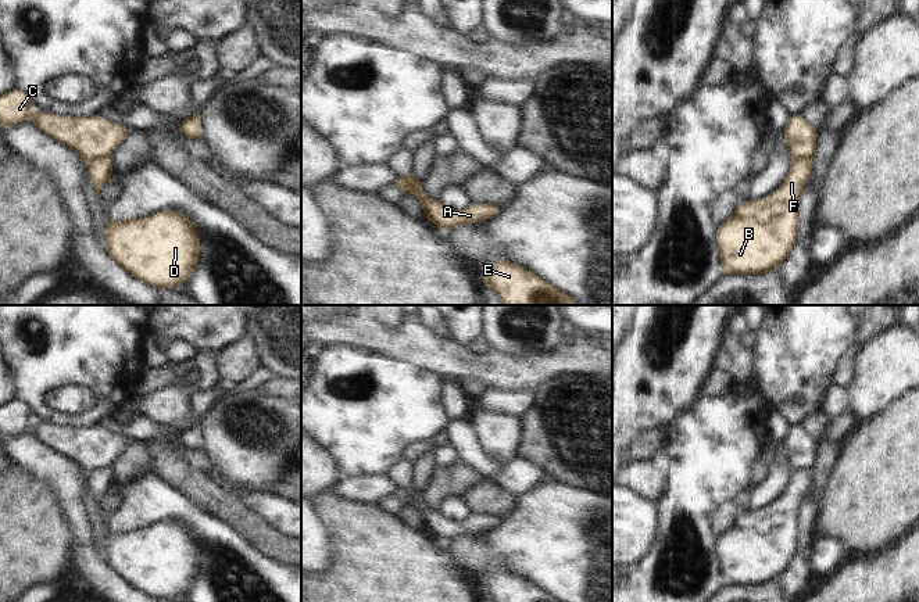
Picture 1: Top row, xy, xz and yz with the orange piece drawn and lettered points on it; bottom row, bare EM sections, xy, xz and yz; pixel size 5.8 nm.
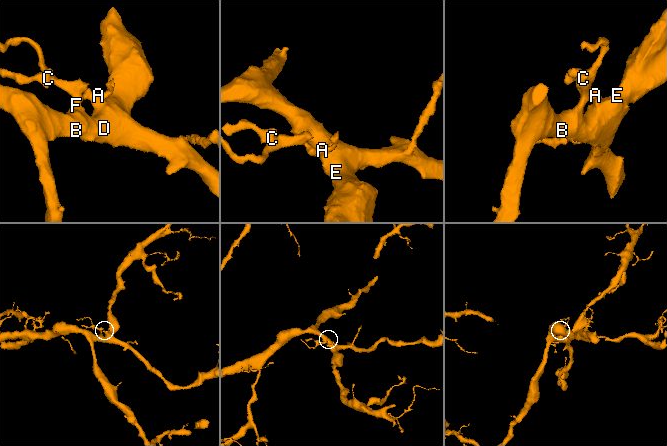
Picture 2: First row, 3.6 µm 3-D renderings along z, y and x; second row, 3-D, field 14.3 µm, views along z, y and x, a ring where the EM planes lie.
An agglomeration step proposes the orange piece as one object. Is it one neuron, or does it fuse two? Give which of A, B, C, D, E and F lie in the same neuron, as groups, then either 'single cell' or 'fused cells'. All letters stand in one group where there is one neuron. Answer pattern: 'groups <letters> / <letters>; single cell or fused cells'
groups A B D E F / C; fused cells

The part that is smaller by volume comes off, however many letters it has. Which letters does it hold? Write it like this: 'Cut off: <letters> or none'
Cut off: C

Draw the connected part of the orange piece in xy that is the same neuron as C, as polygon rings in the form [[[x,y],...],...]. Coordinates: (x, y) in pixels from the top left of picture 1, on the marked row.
[[[17,87],[0,96],[3,129],[10,129],[28,118],[43,133],[72,148],[86,164],[97,157],[110,157],[130,130],[100,115],[71,118],[54,112],[36,112],[25,93]]]

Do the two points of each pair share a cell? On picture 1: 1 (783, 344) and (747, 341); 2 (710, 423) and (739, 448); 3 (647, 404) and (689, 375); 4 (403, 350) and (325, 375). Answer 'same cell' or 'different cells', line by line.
1: different cells
2: same cell
3: same cell
4: different cells

